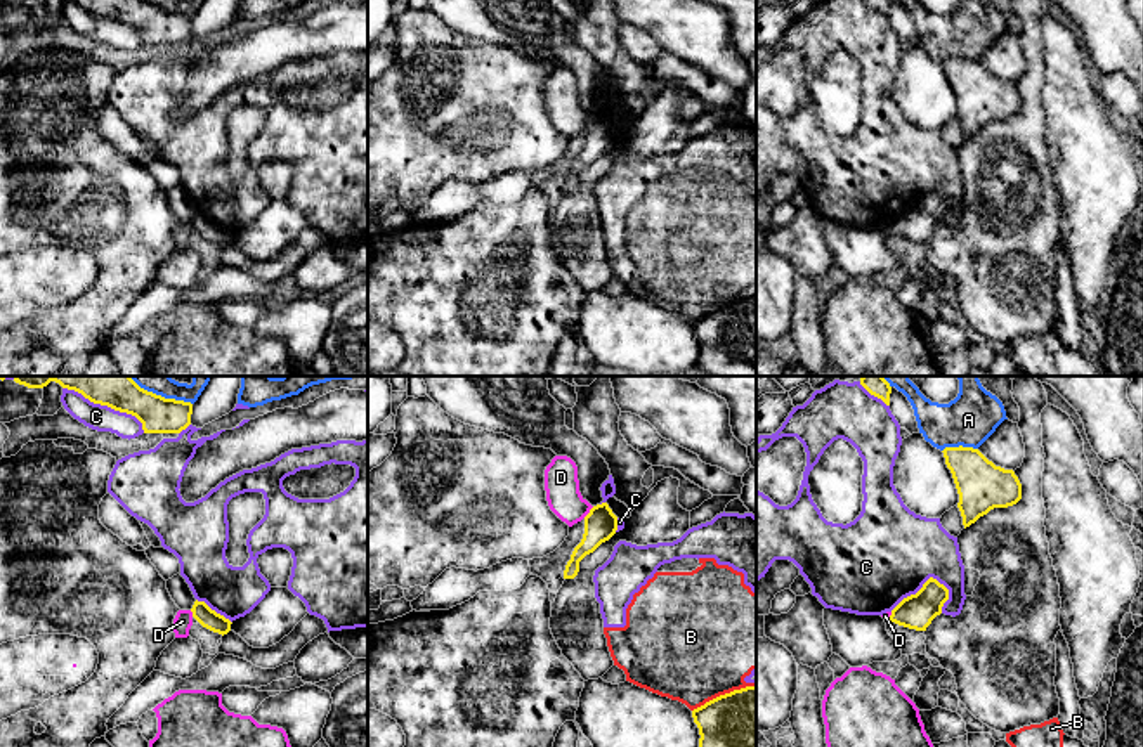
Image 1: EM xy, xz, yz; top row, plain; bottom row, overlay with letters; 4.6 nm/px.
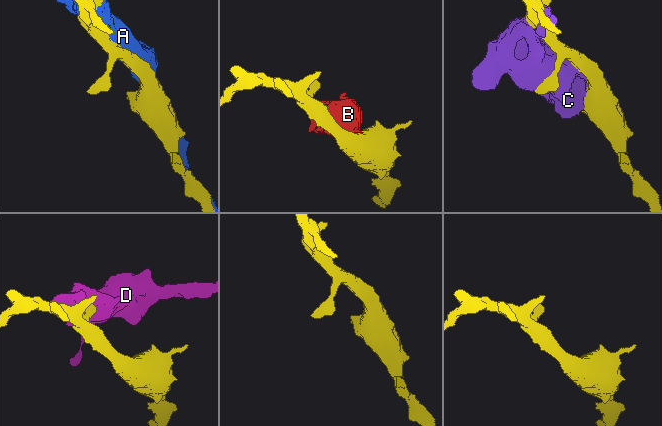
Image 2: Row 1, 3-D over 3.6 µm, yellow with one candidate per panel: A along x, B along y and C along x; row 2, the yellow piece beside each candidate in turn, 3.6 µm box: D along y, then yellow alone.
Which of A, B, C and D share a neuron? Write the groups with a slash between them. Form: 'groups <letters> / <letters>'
groups A / B C / D

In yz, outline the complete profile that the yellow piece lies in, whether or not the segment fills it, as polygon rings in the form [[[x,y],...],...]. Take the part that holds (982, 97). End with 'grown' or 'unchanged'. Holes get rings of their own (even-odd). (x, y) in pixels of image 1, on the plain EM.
[[[945,59],[945,76],[952,85],[964,140],[994,120],[1008,120],[1022,111],[1022,95],[1013,81],[989,73],[973,59]]]; unchanged

